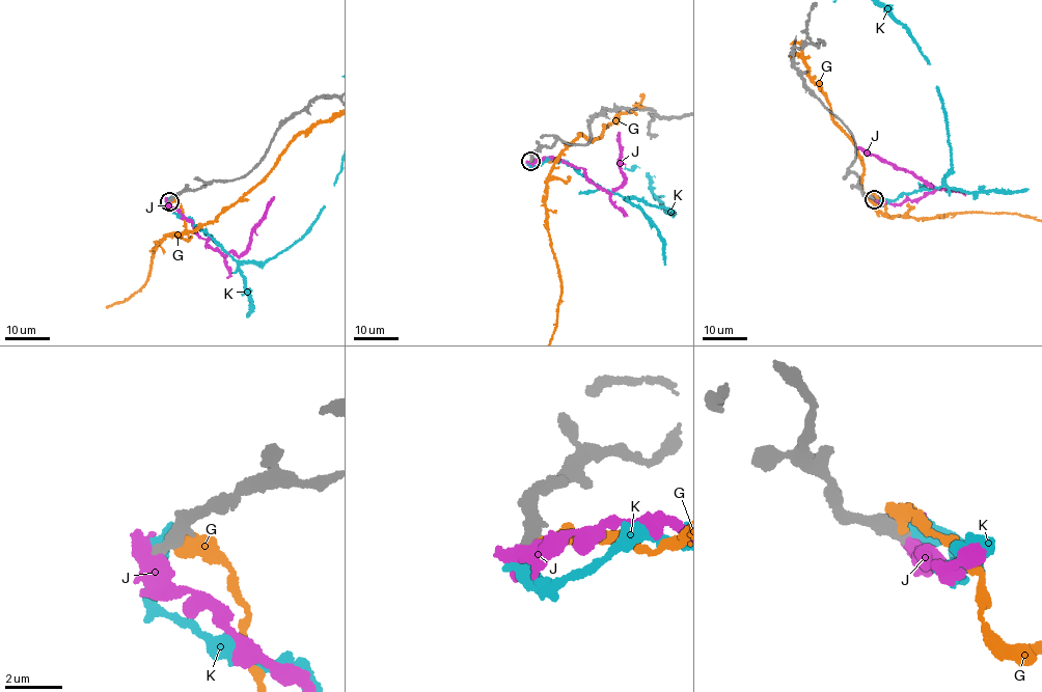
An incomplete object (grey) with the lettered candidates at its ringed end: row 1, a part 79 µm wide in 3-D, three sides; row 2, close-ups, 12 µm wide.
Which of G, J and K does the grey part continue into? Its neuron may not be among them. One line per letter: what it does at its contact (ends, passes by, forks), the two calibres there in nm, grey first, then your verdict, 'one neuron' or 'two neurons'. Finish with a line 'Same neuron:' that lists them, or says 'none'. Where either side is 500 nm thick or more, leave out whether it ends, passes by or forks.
G: 550/550 nm | two neurons
J: it forks | 440/440 nm | two neurons
K: 460/550 nm | two neurons
Same neuron: none

